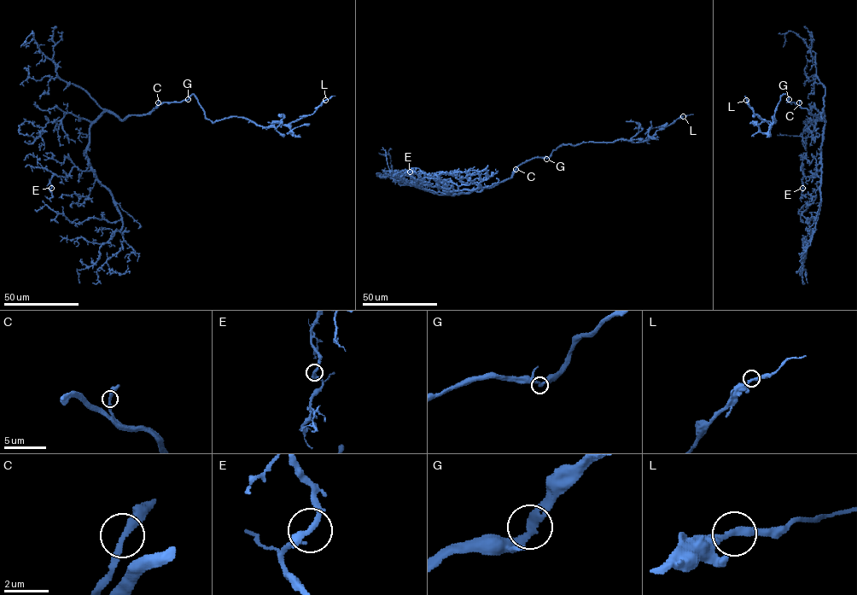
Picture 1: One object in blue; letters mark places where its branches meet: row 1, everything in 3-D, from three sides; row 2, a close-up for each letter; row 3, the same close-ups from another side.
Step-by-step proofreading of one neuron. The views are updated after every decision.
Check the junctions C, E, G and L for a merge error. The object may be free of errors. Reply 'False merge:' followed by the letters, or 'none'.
False merge: none

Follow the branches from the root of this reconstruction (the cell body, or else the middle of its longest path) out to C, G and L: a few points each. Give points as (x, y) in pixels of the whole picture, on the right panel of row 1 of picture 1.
C: (818, 115), (802, 108), (800, 102)
G: (818, 115), (794, 102), (789, 102), (789, 99)
L: (818, 115), (789, 102), (783, 94), (770, 127), (772, 123), (755, 114), (746, 100)

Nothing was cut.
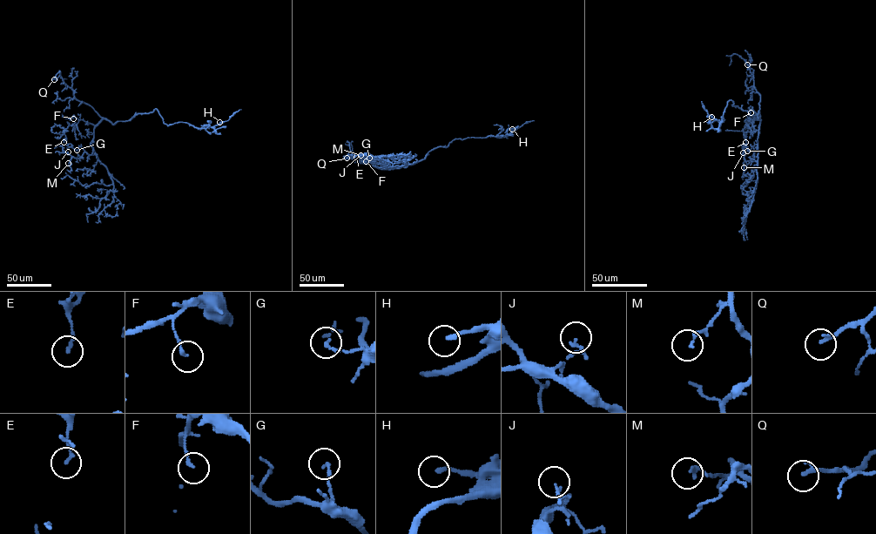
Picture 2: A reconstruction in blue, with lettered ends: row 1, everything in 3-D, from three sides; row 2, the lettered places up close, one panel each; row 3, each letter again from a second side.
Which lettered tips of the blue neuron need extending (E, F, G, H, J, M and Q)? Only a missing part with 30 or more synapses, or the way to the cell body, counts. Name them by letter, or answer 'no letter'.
Q

